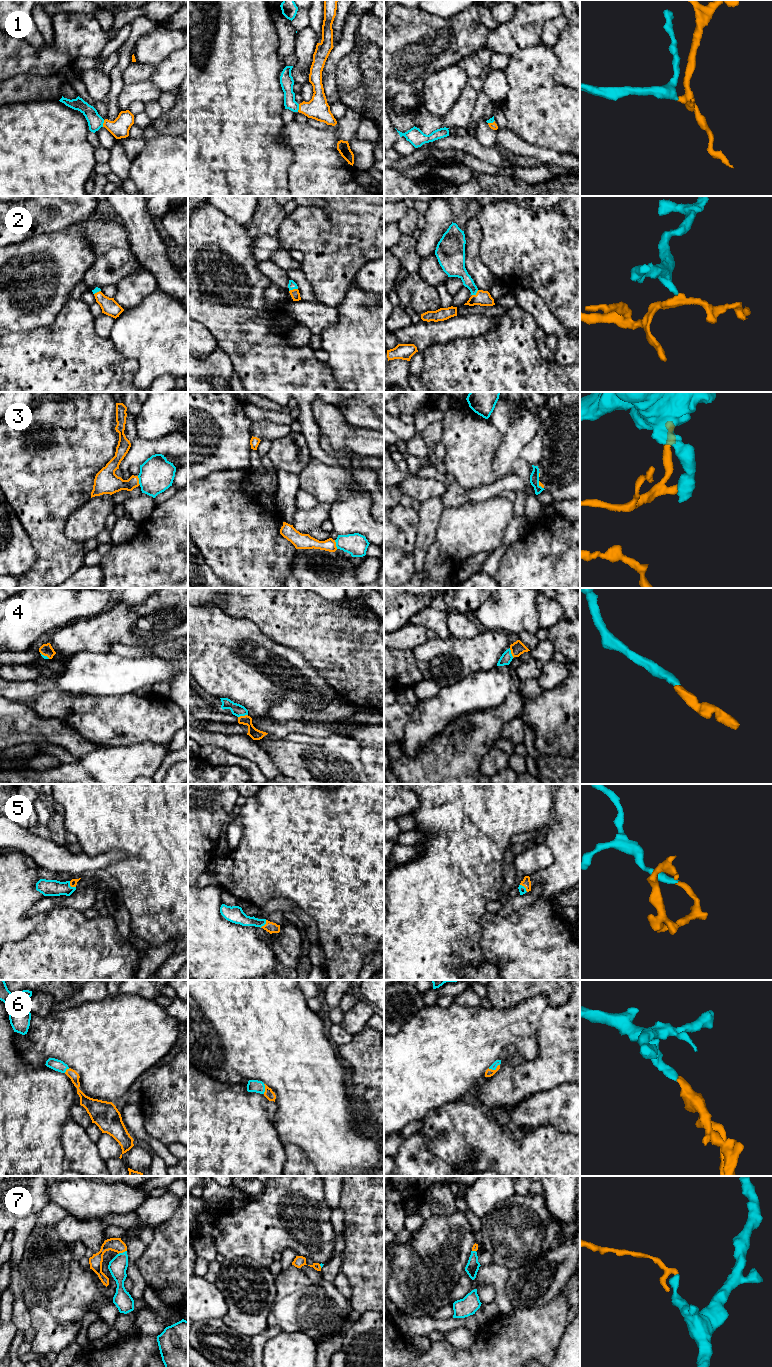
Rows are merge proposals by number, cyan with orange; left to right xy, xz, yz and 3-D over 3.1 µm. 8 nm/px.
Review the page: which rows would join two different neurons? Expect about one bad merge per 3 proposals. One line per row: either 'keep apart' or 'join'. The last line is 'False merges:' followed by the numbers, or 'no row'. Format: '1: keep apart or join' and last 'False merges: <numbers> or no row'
1: join
2: join
3: keep apart
4: join
5: join
6: join
7: join
False merges: 3

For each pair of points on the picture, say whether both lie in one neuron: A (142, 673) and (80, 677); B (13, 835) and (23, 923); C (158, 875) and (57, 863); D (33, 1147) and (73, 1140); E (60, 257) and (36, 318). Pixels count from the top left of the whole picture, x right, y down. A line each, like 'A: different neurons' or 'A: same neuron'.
A: same neuron
B: different neurons
C: different neurons
D: different neurons
E: same neuron

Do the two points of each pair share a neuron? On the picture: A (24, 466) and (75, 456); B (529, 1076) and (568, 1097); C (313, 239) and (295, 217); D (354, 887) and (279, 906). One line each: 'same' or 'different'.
A: same
B: different
C: same
D: different

